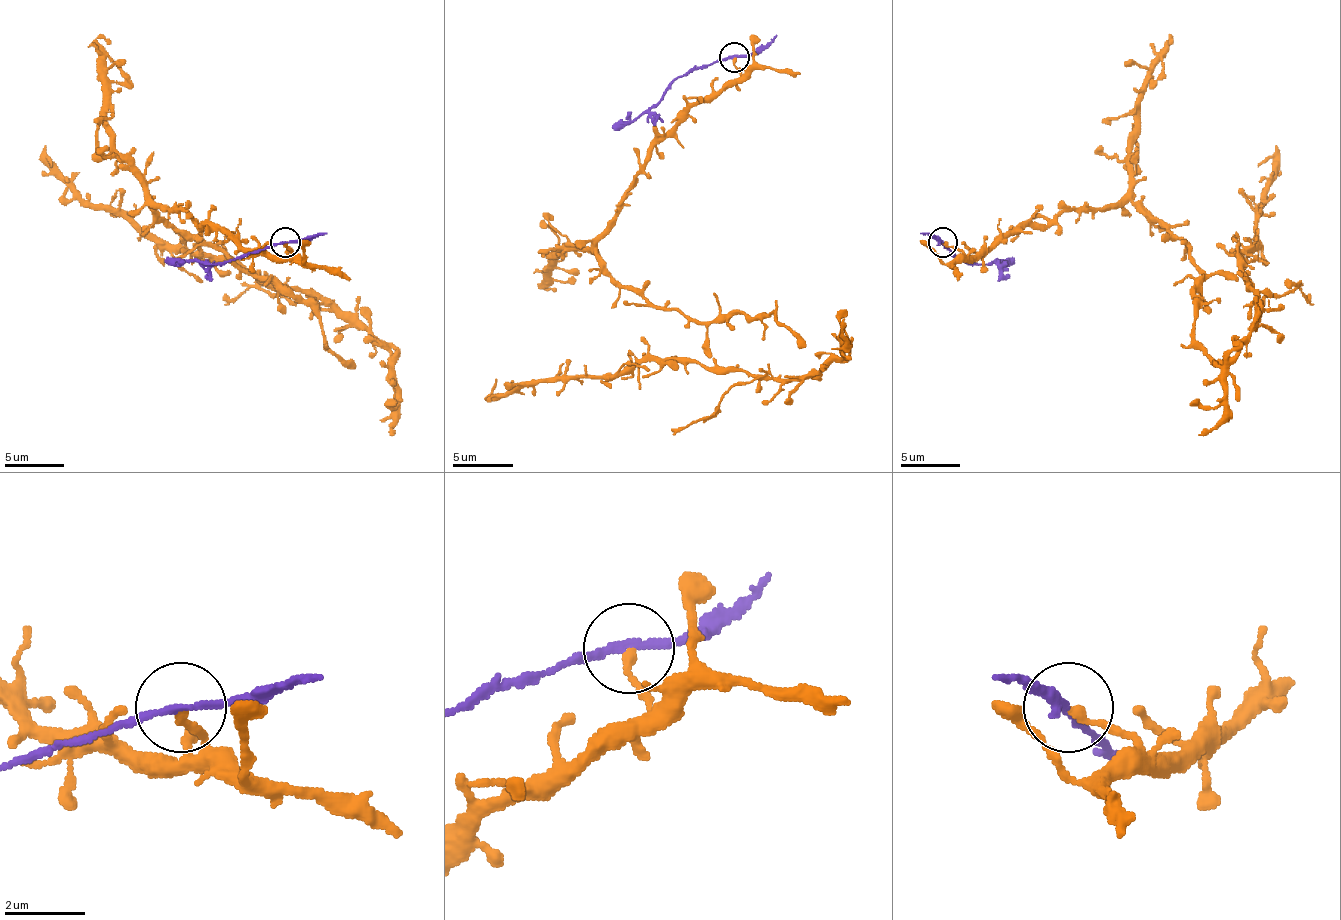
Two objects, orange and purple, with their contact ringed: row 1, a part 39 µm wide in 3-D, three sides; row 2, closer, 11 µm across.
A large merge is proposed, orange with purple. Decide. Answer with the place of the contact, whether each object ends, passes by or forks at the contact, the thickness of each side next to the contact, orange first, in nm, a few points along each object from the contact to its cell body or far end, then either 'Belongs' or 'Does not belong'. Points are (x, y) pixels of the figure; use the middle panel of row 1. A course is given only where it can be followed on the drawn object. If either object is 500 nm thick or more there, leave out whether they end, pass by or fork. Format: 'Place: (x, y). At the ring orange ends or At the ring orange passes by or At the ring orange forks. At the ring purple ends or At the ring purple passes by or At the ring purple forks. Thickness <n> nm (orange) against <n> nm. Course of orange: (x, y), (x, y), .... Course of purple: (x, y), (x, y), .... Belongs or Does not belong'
Place: (734, 57). At the ring orange ends. At the ring purple passes by. Thickness 200 nm (orange) against 170 nm. Course of orange: (735, 58), (596, 245), (617, 281), (702, 324), (711, 366), (496, 378). Course of purple: (735, 58), (720, 58), (684, 73), (656, 103), (611, 127). Does not belong

